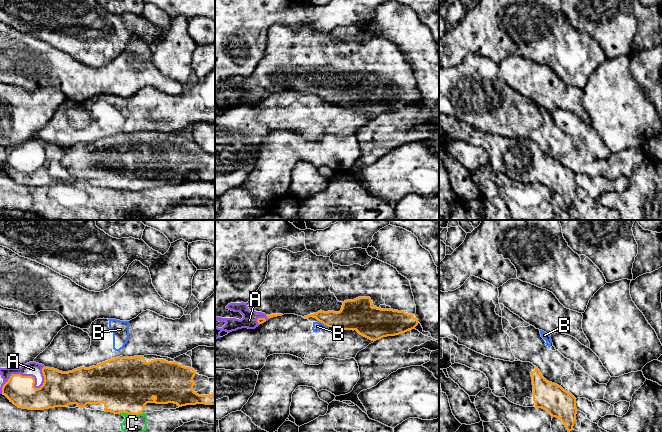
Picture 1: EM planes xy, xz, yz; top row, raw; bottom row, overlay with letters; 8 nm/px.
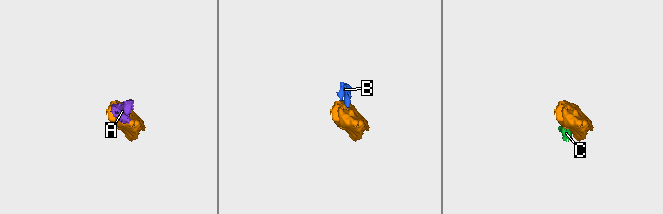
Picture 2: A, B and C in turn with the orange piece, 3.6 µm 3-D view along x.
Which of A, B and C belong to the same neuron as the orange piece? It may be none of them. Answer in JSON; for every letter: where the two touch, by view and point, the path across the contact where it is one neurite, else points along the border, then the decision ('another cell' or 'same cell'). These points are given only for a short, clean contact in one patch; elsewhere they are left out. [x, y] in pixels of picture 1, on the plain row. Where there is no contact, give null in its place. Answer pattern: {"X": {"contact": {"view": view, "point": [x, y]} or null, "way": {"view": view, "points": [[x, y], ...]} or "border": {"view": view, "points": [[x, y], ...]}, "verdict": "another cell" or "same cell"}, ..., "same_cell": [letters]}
{"A": {"contact": {"view": "xy", "point": [30, 152]}, "verdict": "same cell"}, "B": {"contact": {"view": "xz", "point": [323, 99]}, "border": {"view": "xz", "points": [[318, 96], [328, 103]]}, "verdict": "another cell"}, "C": {"contact": {"view": "xy", "point": [130, 189]}, "border": {"view": "xy", "points": [[142, 188], [138, 190], [119, 189]]}, "verdict": "another cell"}, "same_cell": ["A"]}

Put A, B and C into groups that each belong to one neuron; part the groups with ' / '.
A / B / C

